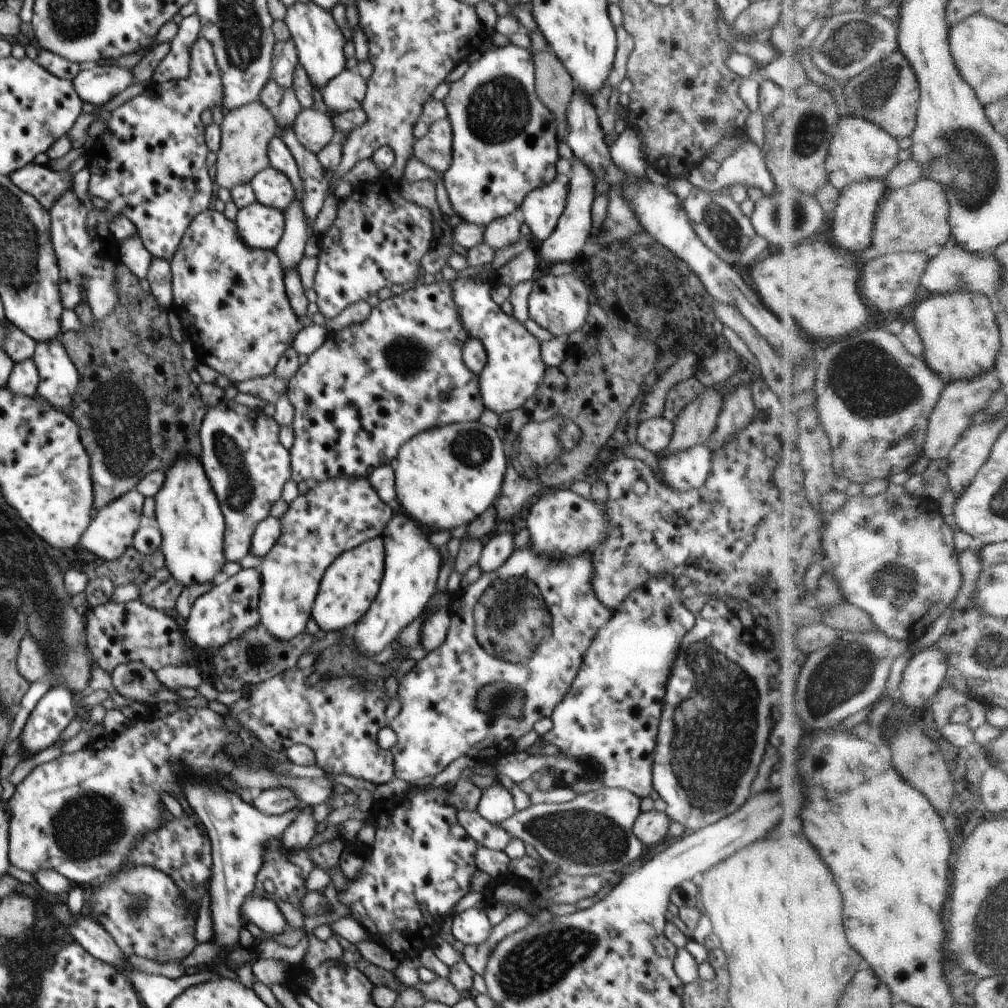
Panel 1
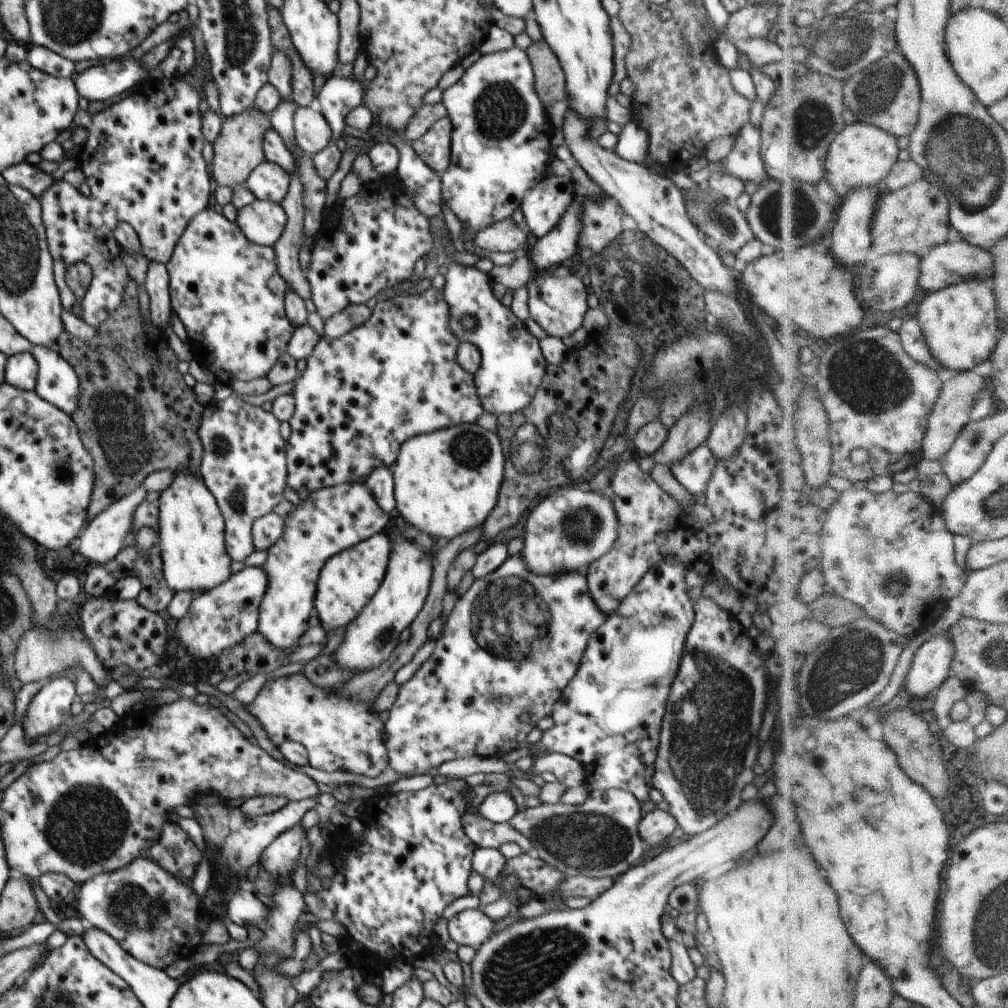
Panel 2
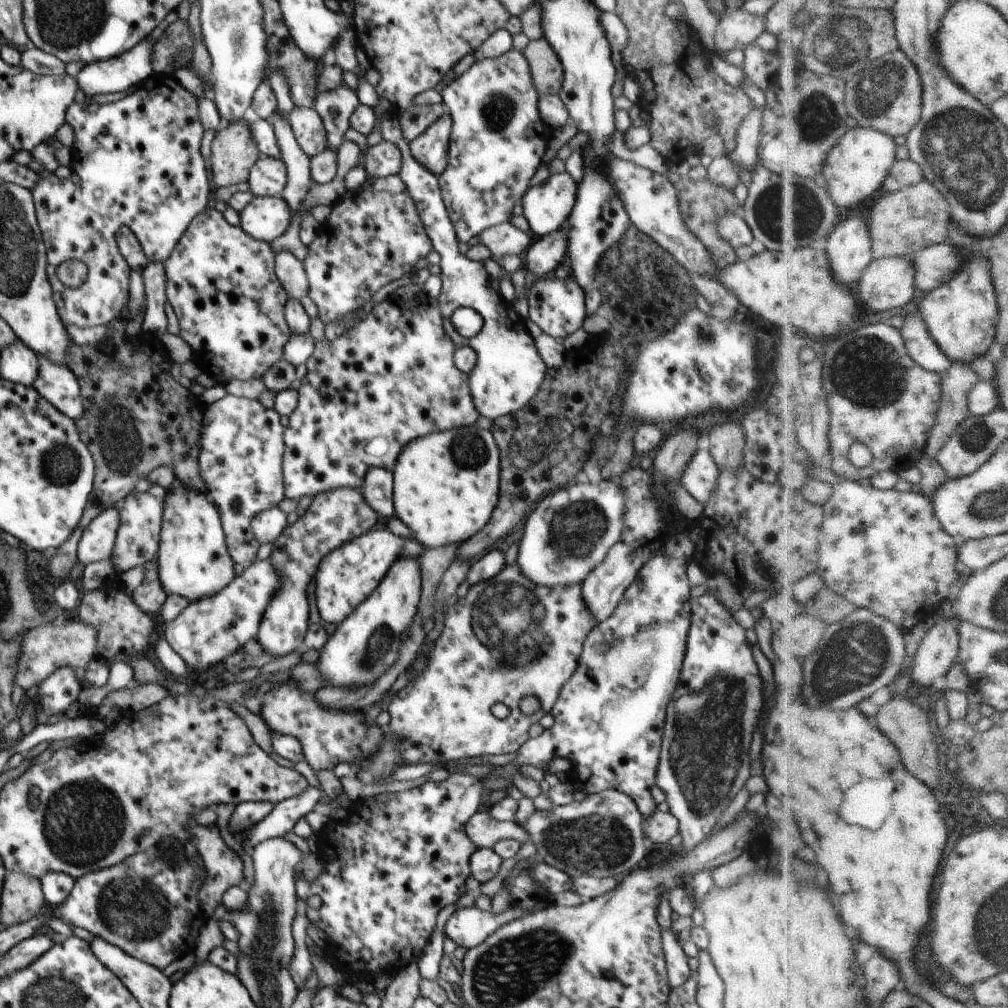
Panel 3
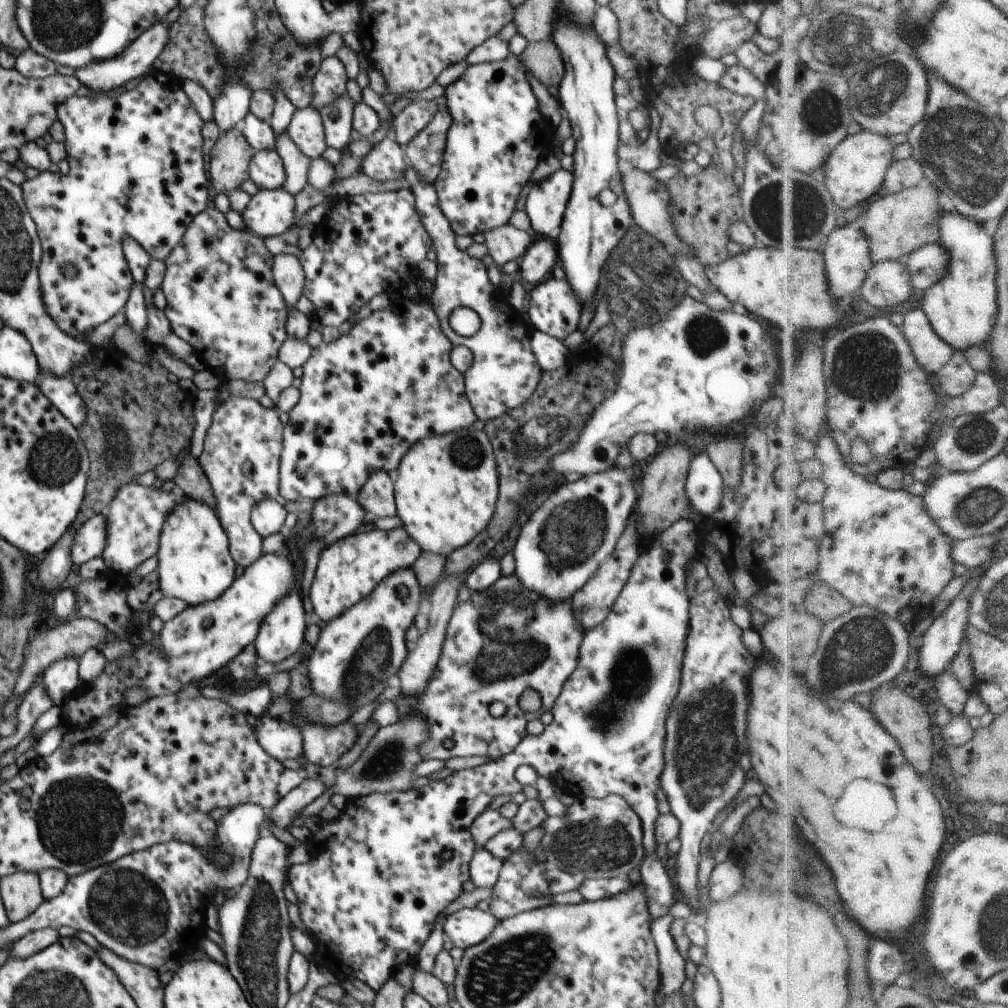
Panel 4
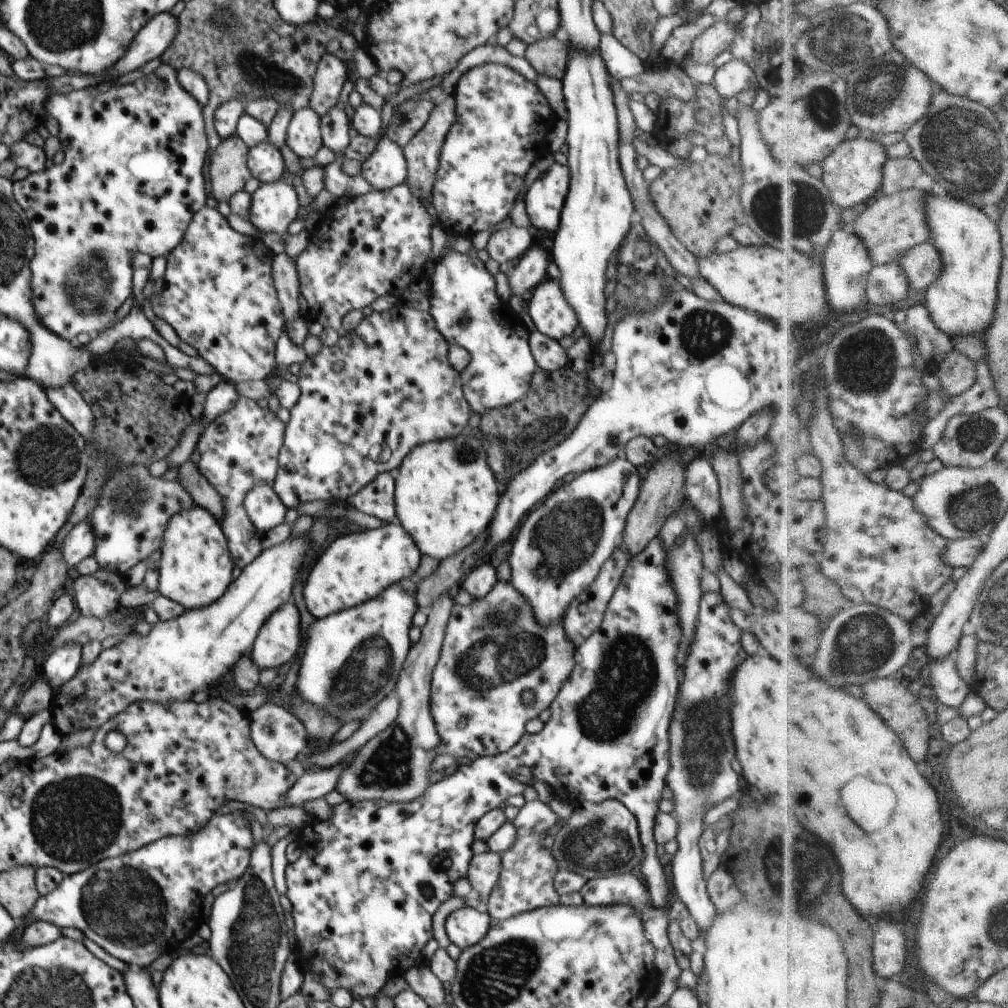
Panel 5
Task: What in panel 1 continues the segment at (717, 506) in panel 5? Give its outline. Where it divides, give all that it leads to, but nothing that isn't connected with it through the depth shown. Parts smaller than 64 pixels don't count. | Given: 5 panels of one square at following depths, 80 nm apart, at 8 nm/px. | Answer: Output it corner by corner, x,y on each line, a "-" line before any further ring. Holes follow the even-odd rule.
698,445
658,459
658,477
671,491
702,488
712,467
712,450

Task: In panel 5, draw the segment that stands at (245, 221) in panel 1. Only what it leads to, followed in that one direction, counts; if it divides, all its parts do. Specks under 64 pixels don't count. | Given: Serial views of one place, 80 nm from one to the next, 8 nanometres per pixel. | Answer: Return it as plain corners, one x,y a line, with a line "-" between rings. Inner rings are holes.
280,179
261,184
251,194
247,219
261,233
287,233
288,225
298,217
301,208
295,188

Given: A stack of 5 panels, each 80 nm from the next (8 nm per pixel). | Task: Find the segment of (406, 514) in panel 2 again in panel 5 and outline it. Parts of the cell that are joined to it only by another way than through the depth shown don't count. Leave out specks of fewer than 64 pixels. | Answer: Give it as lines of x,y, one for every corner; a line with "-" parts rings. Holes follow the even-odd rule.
470,430
454,438
430,441
415,446
404,457
395,472
394,480
398,522
414,539
422,555
428,555
440,561
474,542
476,537
488,528
501,496
501,488
487,461
487,450
483,447
481,440
474,433
470,433

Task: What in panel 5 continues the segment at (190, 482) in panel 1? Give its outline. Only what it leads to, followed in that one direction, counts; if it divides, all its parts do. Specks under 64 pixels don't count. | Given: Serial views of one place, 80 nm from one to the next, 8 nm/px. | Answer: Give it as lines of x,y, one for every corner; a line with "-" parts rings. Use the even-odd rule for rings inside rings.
196,504
181,510
169,518
163,534
159,560
159,591
160,595
179,602
185,609
201,609
203,606
216,602
232,582
233,563
228,541
218,519
205,508

